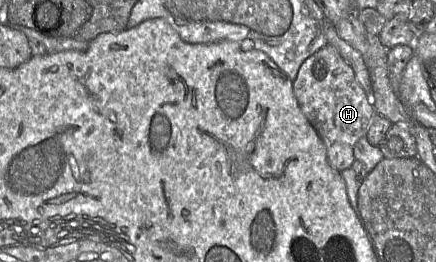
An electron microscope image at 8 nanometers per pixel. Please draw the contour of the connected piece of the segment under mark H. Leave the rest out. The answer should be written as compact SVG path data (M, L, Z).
M329 43L308 57L300 66L293 91L298 104L323 140L329 164L339 172L355 161L354 145L366 136L376 114L370 96L356 79L353 68Z

